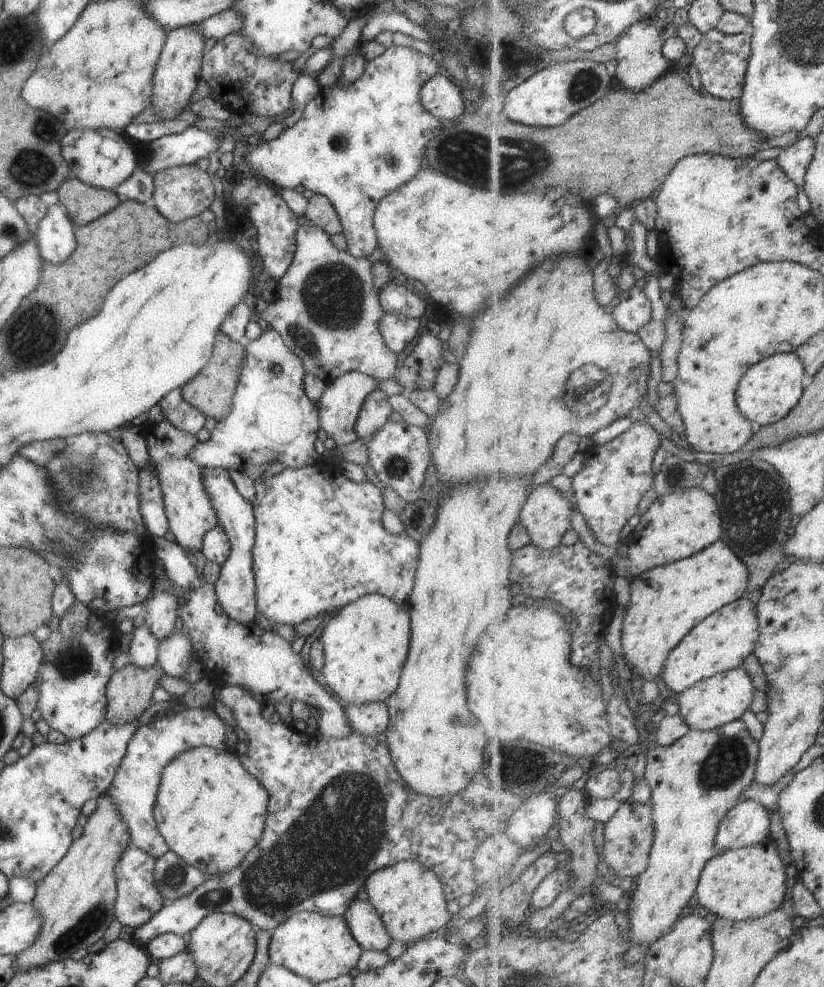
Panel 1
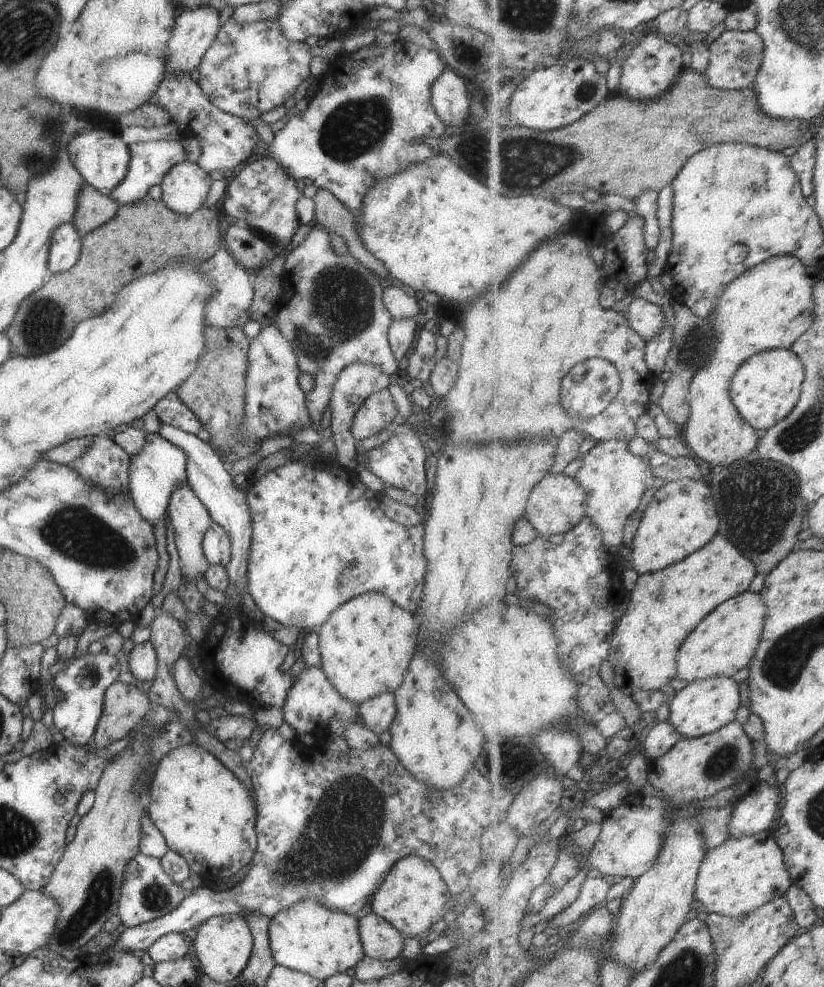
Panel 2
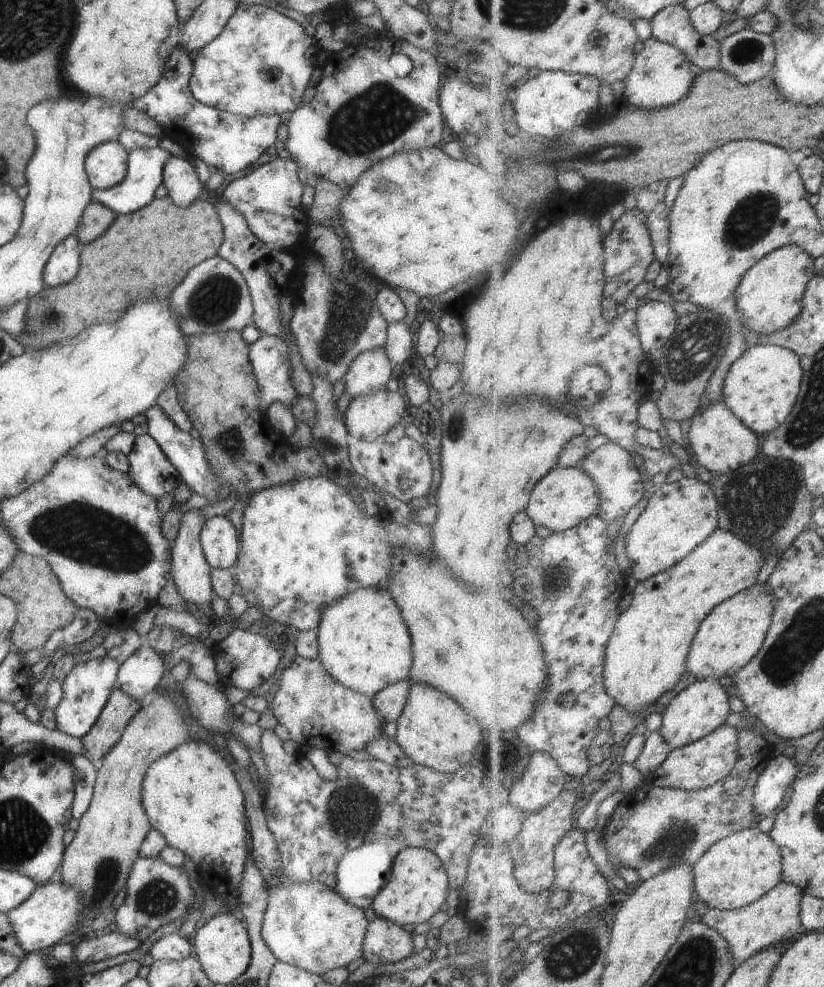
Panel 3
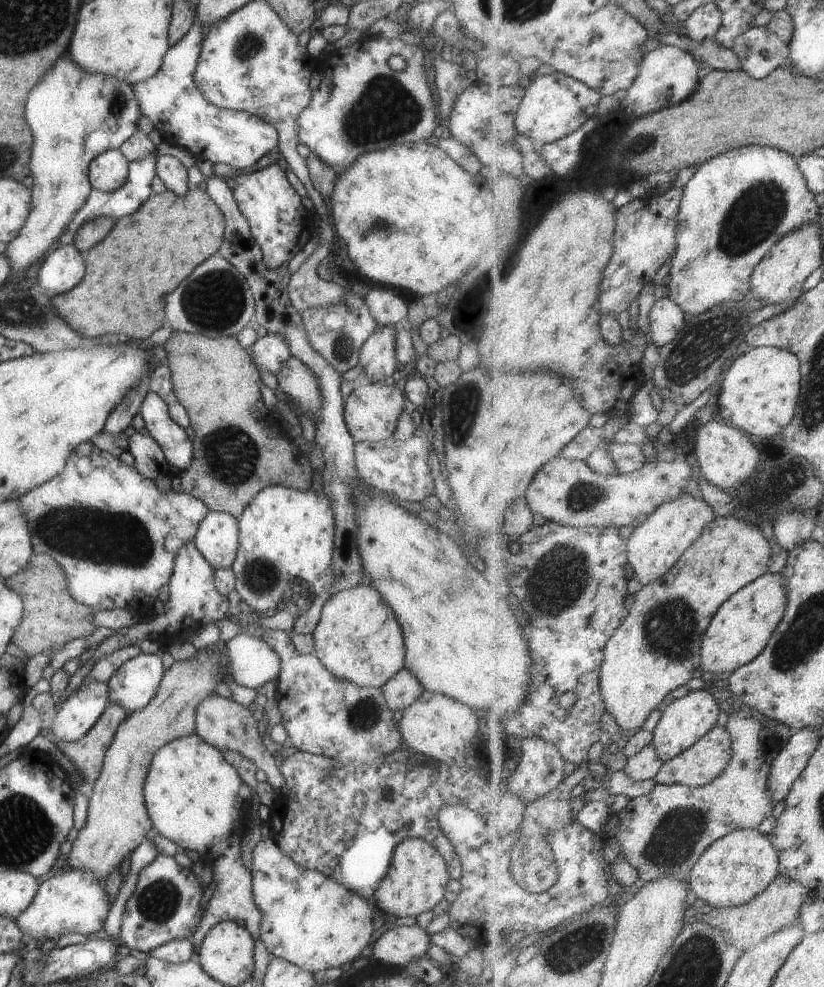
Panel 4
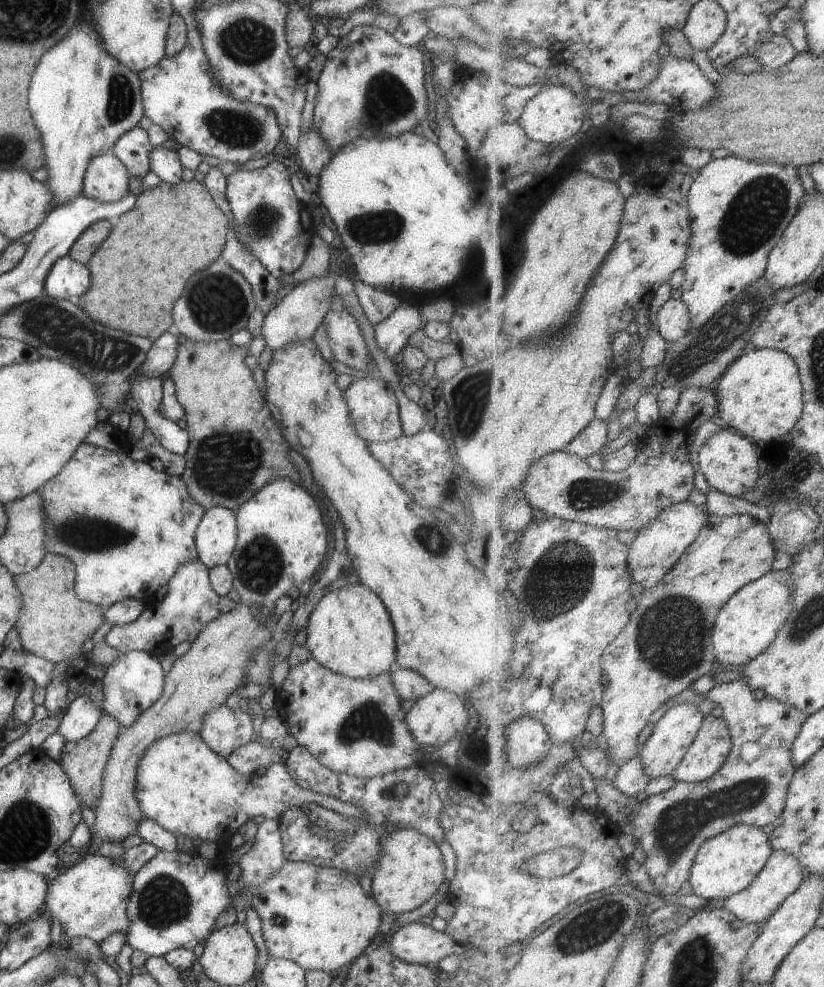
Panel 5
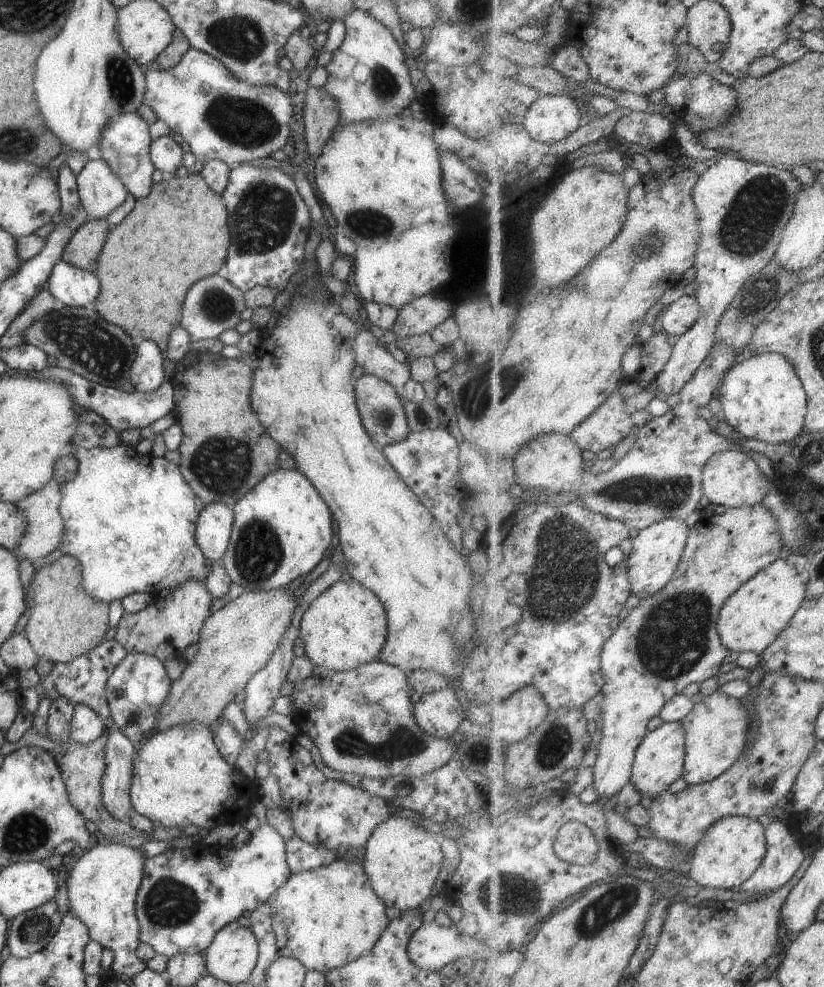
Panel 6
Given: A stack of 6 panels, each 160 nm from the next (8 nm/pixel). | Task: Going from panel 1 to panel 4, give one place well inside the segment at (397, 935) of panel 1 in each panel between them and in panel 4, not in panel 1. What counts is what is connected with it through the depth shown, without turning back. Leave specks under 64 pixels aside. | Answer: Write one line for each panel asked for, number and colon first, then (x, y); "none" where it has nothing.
2: (411, 897)
3: (417, 885)
4: (415, 881)

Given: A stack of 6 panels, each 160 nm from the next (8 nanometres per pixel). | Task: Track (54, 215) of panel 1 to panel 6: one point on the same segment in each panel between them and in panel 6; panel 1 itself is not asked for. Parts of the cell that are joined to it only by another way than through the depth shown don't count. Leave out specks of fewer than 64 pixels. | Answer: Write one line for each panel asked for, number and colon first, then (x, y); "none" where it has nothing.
2: (64, 250)
3: (63, 263)
4: (59, 271)
5: (66, 279)
6: (71, 286)

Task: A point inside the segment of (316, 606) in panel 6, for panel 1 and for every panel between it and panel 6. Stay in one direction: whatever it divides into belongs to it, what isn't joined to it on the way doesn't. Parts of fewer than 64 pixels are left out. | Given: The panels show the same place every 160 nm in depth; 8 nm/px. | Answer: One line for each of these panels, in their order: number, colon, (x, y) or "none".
1: (364, 645)
2: (365, 646)
3: (363, 643)
4: (357, 639)
5: (349, 632)

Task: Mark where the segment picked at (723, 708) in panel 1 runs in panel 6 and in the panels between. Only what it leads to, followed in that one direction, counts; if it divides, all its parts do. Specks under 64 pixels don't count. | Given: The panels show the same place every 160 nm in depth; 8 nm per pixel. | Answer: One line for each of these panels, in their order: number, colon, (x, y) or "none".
2: (702, 708)
3: (698, 710)
4: (684, 722)
5: (675, 732)
6: (660, 759)

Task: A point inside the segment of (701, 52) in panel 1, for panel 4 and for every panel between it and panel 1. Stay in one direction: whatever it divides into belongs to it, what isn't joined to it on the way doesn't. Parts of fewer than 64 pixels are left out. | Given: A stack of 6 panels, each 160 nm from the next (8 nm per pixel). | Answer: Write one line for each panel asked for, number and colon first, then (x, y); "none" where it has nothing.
2: (736, 57)
3: (750, 56)
4: (761, 52)

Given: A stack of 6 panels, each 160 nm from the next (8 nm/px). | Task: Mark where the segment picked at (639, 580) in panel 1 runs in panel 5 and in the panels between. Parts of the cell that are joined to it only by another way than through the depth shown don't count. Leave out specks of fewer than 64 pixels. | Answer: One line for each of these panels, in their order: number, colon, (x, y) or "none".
2: (666, 607)
3: (647, 656)
4: (658, 649)
5: (667, 647)

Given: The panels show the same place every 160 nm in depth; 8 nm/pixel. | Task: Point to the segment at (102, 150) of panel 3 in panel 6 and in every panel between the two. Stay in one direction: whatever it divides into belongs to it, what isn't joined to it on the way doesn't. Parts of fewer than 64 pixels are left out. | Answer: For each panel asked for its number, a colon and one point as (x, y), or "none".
4: (107, 171)
5: (106, 179)
6: (99, 191)

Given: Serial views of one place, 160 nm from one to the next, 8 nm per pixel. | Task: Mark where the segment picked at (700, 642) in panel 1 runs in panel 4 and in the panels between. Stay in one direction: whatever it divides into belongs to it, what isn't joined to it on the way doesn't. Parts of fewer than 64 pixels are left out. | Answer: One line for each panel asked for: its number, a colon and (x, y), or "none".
2: (726, 642)
3: (734, 633)
4: (741, 630)

